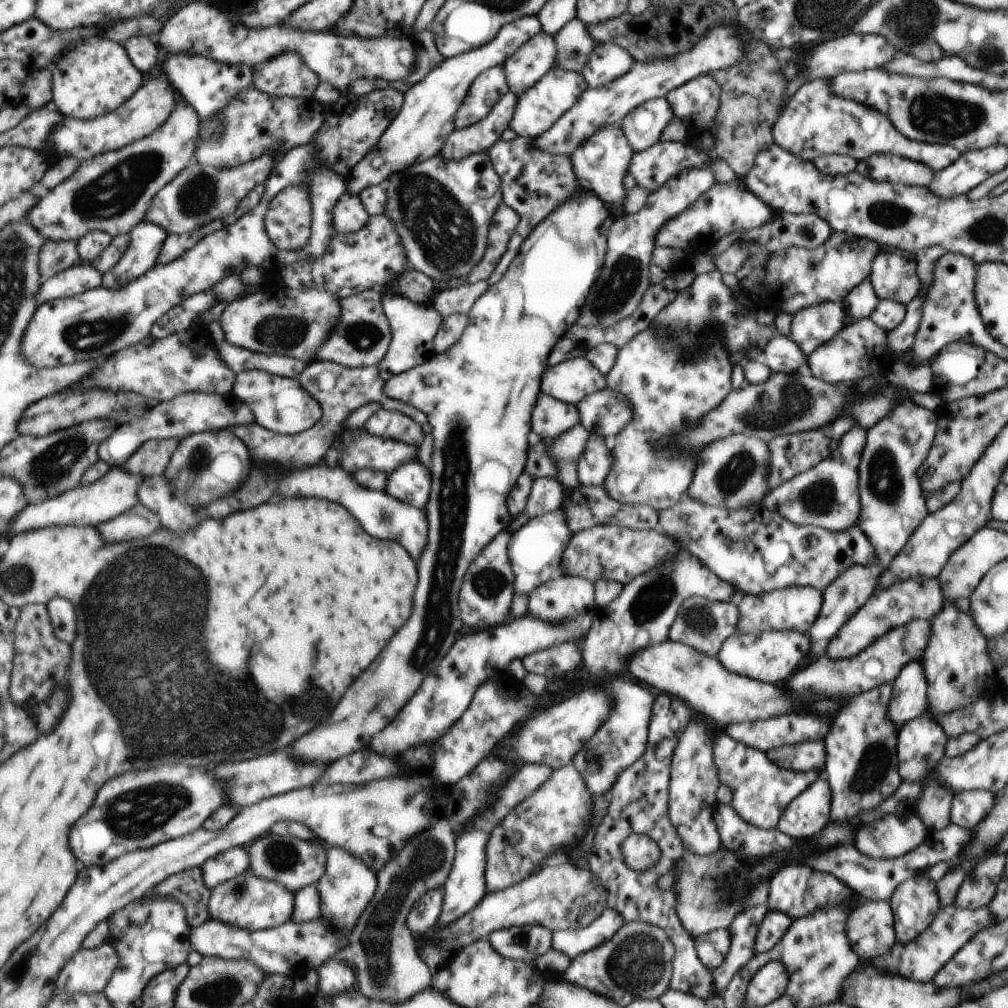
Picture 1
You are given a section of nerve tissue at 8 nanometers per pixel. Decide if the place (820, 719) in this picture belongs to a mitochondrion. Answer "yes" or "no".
no

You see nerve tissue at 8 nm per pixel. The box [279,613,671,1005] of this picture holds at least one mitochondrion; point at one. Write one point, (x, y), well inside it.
(380, 927)

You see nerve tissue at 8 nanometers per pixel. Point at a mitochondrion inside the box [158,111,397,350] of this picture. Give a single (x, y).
(198, 194)

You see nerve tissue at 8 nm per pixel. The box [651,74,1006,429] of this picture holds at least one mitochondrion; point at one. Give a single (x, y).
(937, 116)

